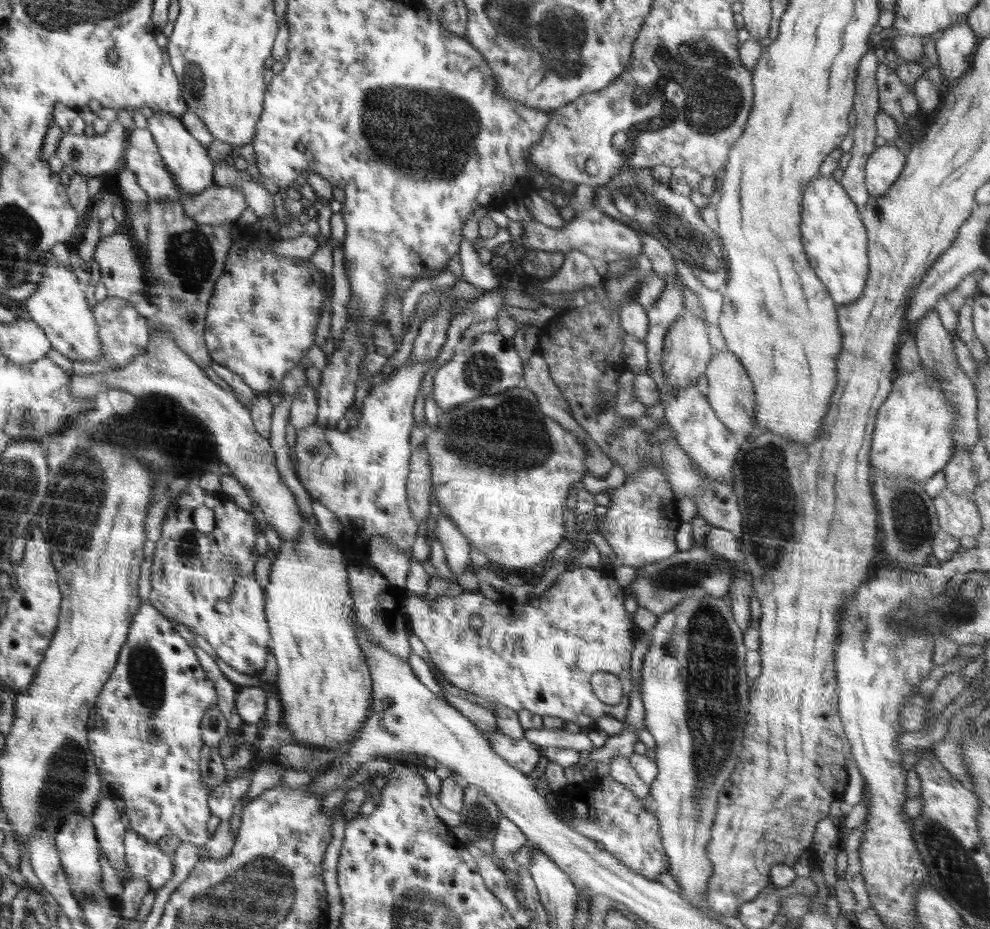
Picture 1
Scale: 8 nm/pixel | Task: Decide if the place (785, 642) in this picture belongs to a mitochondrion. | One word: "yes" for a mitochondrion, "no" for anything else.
no

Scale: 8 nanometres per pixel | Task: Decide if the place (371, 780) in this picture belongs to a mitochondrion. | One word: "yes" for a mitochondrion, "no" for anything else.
no

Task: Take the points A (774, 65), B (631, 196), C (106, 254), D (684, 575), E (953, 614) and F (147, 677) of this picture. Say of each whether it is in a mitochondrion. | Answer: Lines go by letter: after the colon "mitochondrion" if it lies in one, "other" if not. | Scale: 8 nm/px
A: other
B: mitochondrion
C: mitochondrion
D: mitochondrion
E: mitochondrion
F: mitochondrion

